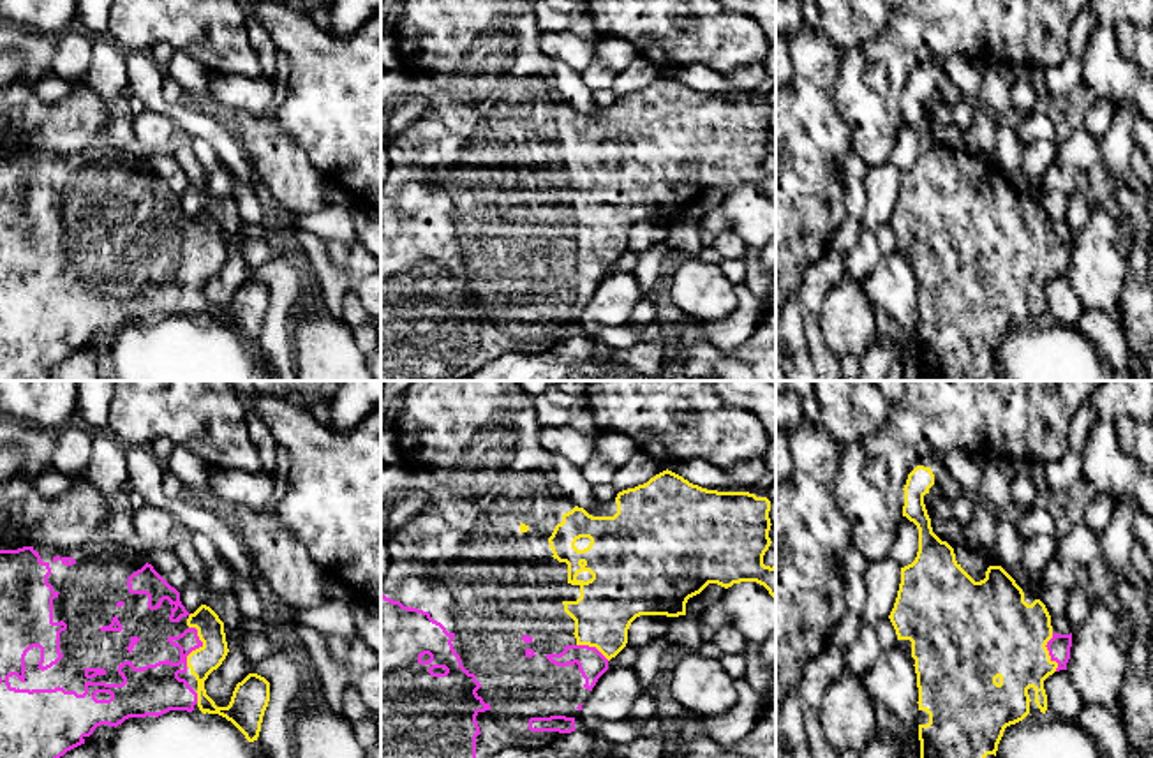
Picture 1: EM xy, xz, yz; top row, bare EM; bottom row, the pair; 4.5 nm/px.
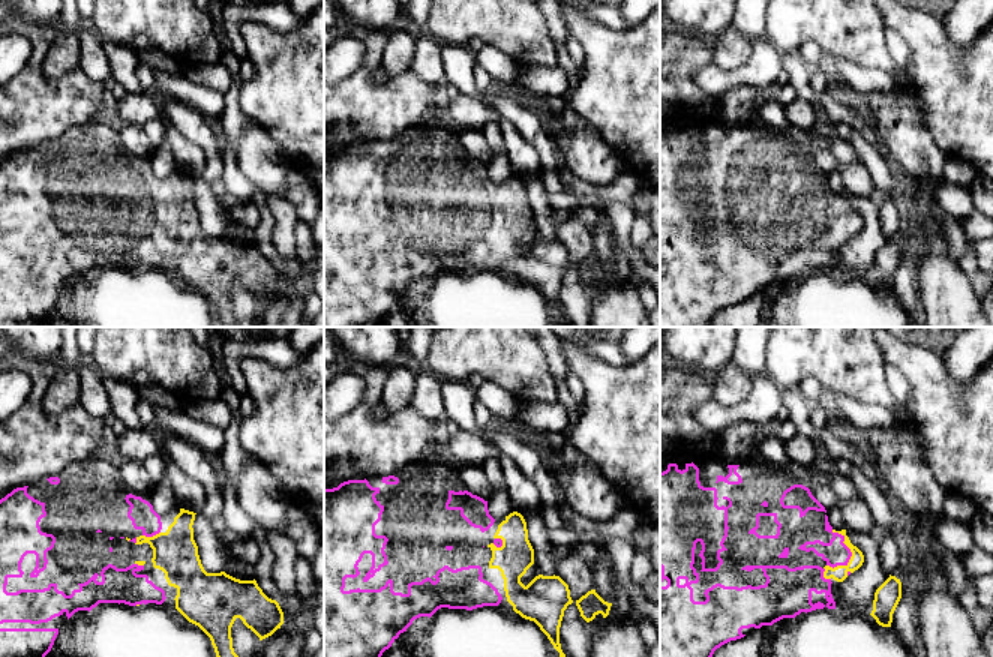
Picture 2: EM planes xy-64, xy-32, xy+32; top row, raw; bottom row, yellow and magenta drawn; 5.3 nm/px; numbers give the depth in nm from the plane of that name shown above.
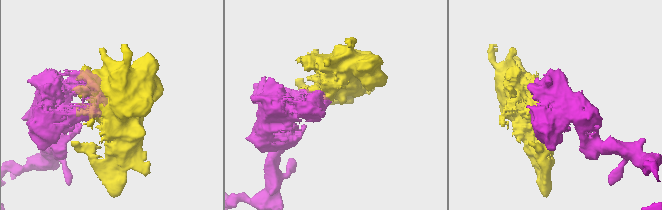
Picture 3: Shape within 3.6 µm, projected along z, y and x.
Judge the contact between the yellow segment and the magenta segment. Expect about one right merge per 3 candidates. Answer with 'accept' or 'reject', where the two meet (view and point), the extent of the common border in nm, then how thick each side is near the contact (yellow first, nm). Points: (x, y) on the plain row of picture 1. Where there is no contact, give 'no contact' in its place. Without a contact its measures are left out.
accept | xy (200, 252) | 190 nm | 130/190 nm

